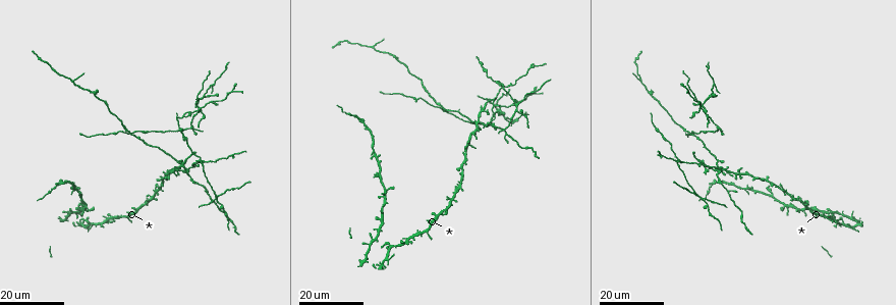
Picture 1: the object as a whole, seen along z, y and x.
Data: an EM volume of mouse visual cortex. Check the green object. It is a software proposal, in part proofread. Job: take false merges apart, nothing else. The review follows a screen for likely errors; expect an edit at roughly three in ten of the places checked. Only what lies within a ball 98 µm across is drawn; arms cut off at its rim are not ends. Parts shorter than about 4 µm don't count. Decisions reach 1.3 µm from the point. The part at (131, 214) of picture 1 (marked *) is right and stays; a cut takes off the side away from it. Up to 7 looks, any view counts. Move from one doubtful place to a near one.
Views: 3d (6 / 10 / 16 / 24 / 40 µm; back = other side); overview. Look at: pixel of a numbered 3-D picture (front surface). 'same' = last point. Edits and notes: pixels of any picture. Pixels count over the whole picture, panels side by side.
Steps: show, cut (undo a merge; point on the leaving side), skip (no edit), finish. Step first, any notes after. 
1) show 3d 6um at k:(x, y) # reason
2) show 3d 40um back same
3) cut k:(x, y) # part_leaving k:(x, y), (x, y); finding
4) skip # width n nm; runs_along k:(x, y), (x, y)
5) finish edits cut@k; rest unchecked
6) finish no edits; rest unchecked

show 3d 16um at 1:(767, 181) # two arms in line, one across

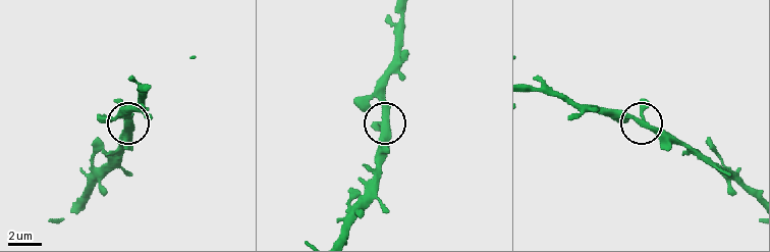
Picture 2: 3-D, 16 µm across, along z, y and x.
show 3d 6um at 2:(383, 131)

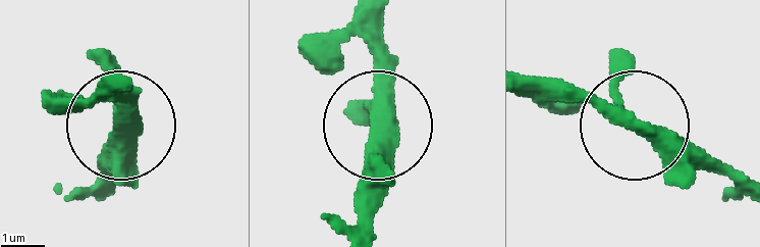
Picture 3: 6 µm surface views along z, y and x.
skip # arms 3; all the same cell

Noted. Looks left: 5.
show 3d 24um at 1:(216, 82) # a narrow waist

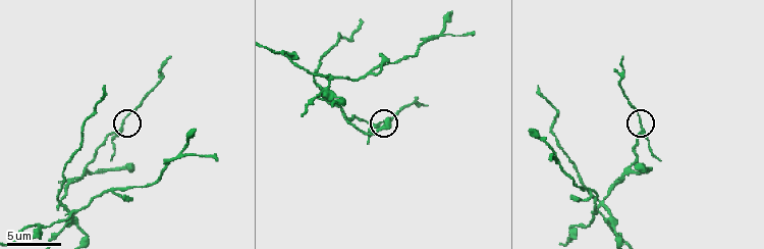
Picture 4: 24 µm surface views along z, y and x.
show 3d 6um at 4:(383, 121)

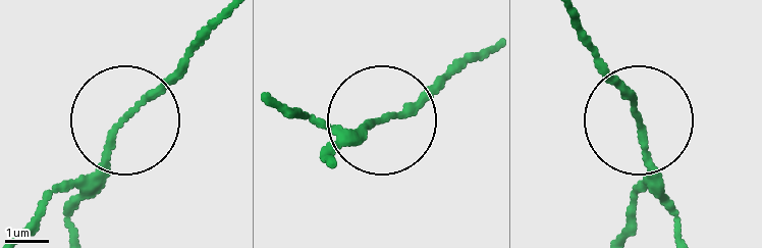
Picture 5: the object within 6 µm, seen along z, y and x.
show 3d 6um back at 5:(371, 122) # other side

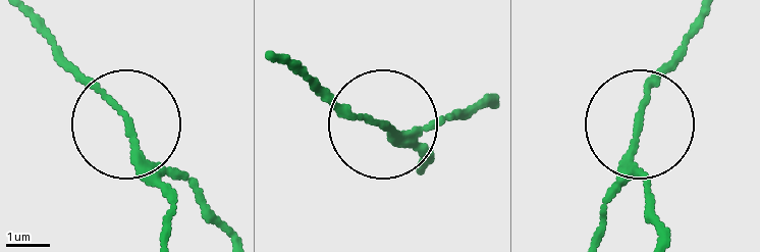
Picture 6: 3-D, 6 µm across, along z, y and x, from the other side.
cut 6:(197, 201) # part_leaving 6:(148, 159), (188, 182), (221, 225); two cells meet here

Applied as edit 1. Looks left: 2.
finish edits cut@6; rest unchecked

